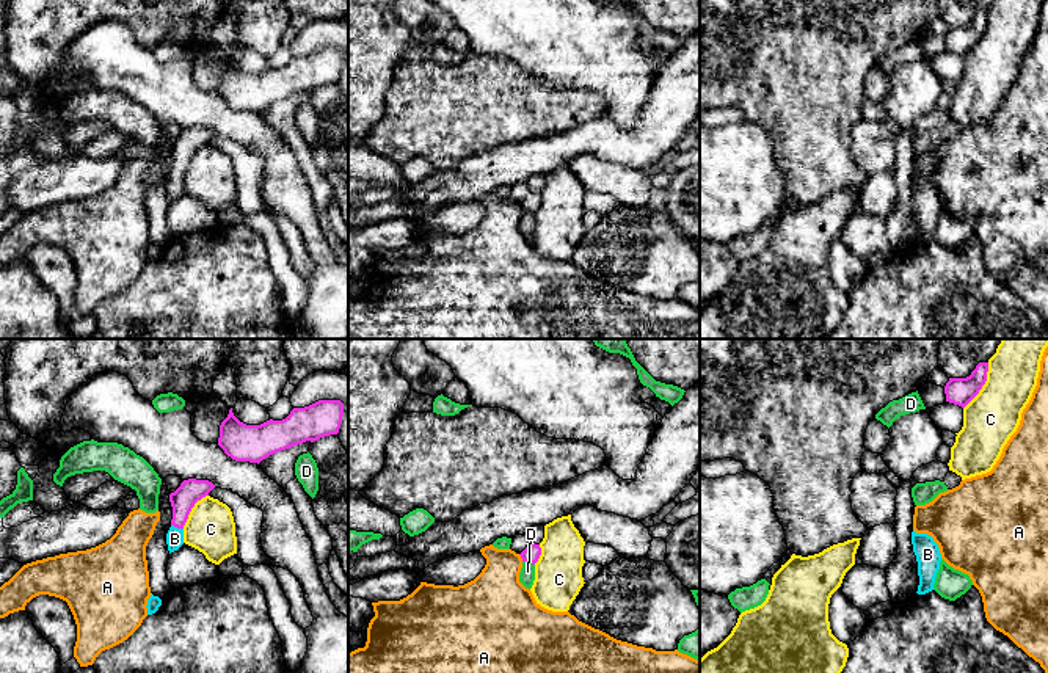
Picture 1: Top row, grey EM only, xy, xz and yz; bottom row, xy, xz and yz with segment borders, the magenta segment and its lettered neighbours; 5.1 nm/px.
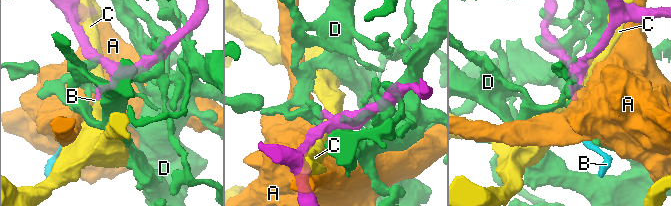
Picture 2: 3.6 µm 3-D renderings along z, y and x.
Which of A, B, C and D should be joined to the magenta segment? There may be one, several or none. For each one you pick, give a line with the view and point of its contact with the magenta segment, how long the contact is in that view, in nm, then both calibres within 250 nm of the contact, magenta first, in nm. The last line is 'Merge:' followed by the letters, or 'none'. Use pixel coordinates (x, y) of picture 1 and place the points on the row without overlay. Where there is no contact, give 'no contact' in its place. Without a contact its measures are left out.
B: meets magenta in xy at (178, 176); contact 70 nm long; 120 nm thick on the magenta side, 100 nm on the other
Merge: B

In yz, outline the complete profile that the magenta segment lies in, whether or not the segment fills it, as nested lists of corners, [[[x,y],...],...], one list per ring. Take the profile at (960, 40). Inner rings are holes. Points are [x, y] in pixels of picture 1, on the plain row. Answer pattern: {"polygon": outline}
{"polygon": [[[979,11],[966,27],[949,27],[944,35],[946,50],[965,56],[987,30],[988,11]]]}

